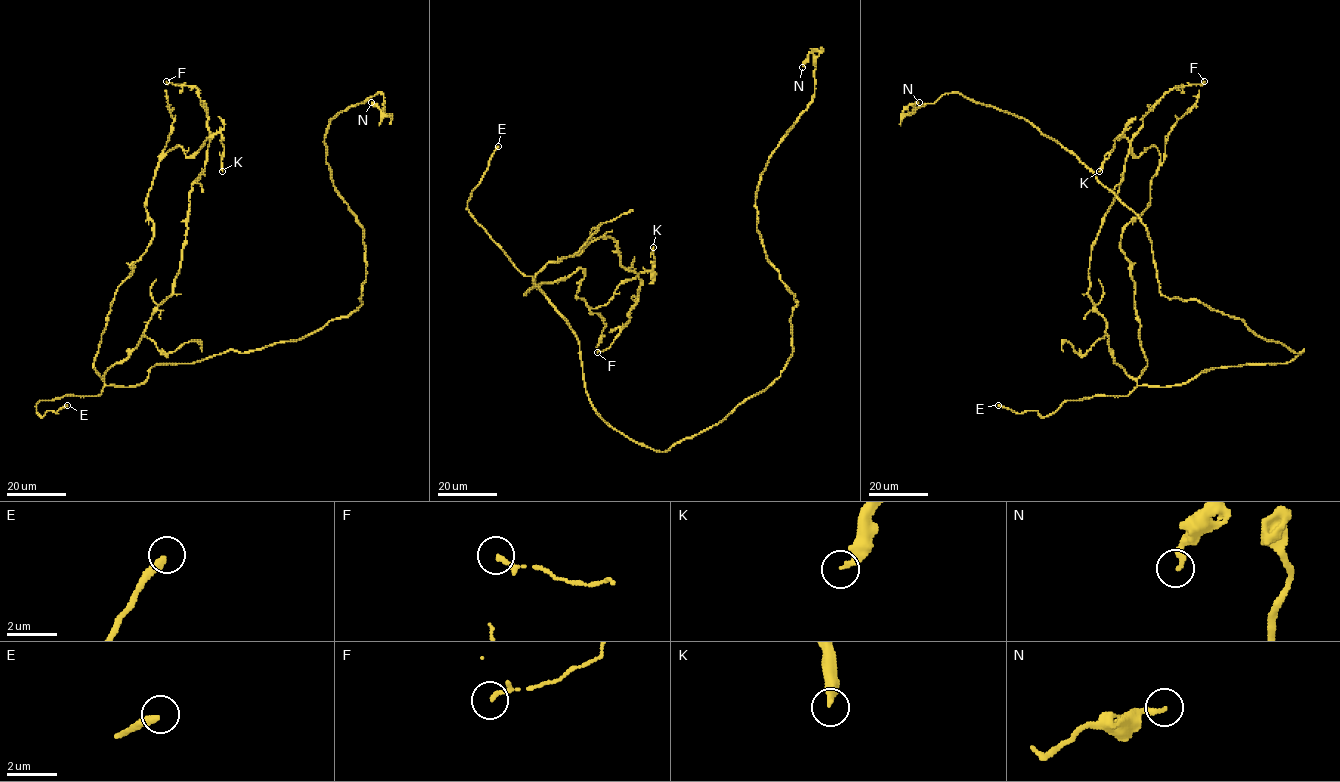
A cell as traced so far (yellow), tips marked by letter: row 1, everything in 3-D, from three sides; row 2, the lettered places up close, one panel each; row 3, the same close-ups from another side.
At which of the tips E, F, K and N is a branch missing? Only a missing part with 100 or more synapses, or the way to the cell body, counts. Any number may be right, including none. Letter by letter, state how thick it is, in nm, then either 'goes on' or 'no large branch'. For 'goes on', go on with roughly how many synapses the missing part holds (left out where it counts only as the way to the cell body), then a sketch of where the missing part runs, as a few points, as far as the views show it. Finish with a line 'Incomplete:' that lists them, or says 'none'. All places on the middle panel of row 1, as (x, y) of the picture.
E: 300 nm | goes on
F: 120 nm | no large branch
K: 280 nm | no large branch
N: 220 nm | no large branch
Incomplete: E

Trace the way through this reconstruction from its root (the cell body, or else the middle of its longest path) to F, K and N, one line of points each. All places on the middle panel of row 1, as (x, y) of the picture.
F: (662, 452), (595, 409), (578, 340), (535, 283), (548, 263), (610, 236), (641, 284), (628, 322), (597, 352)
K: (662, 452), (601, 417), (567, 321), (524, 295), (581, 268), (599, 307), (653, 247)
N: (662, 452), (765, 390), (792, 354), (797, 303), (767, 260), (756, 193), (811, 102), (819, 52), (802, 67)

